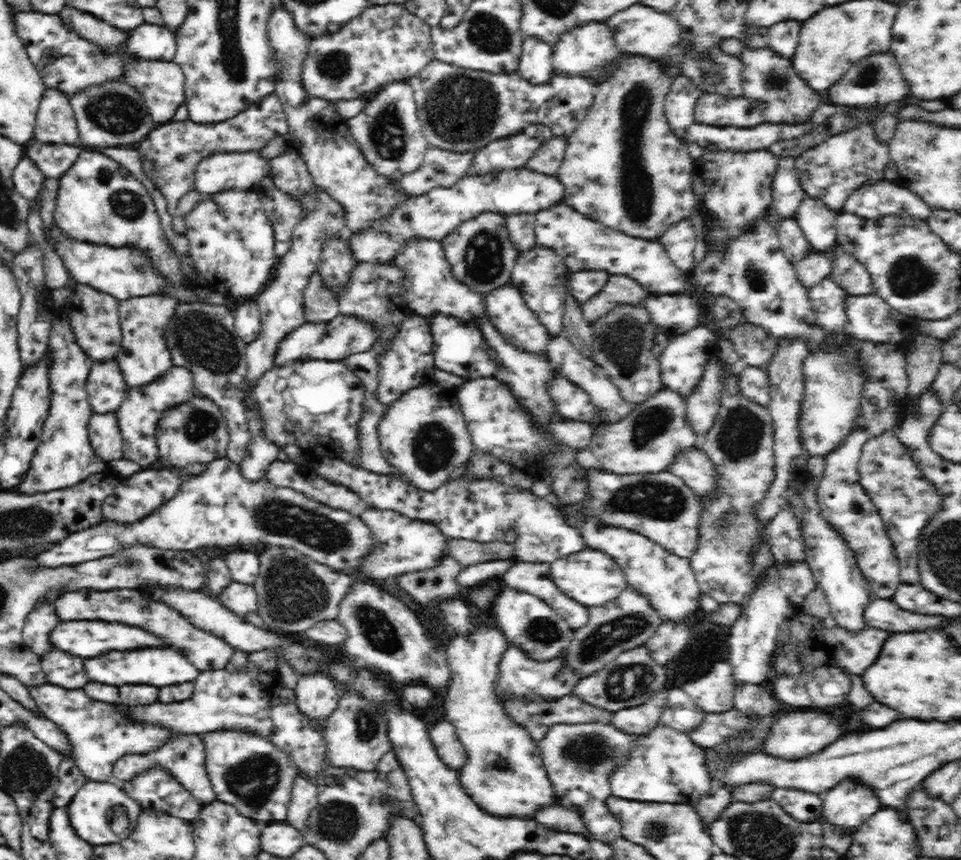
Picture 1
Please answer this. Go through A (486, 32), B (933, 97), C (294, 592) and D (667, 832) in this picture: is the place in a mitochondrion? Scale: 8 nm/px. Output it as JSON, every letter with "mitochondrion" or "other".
{"A":"mitochondrion","B":"other","C":"mitochondrion","D":"mitochondrion"}

